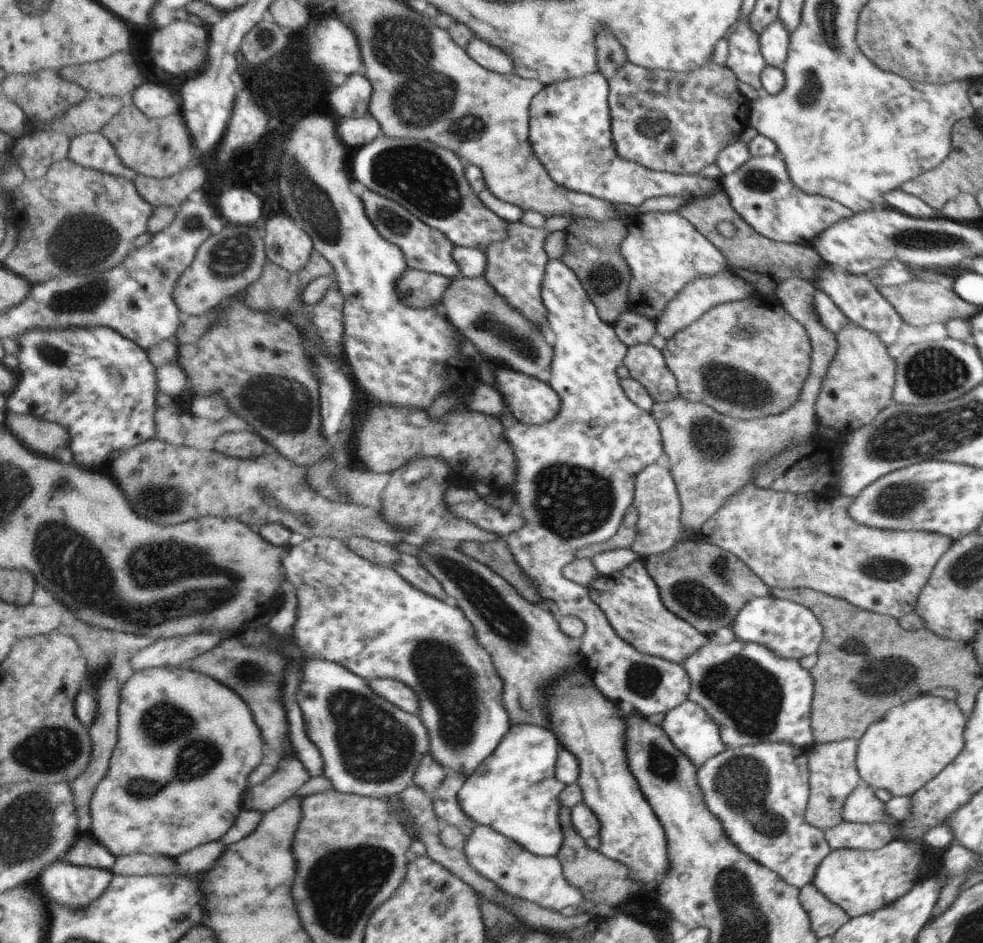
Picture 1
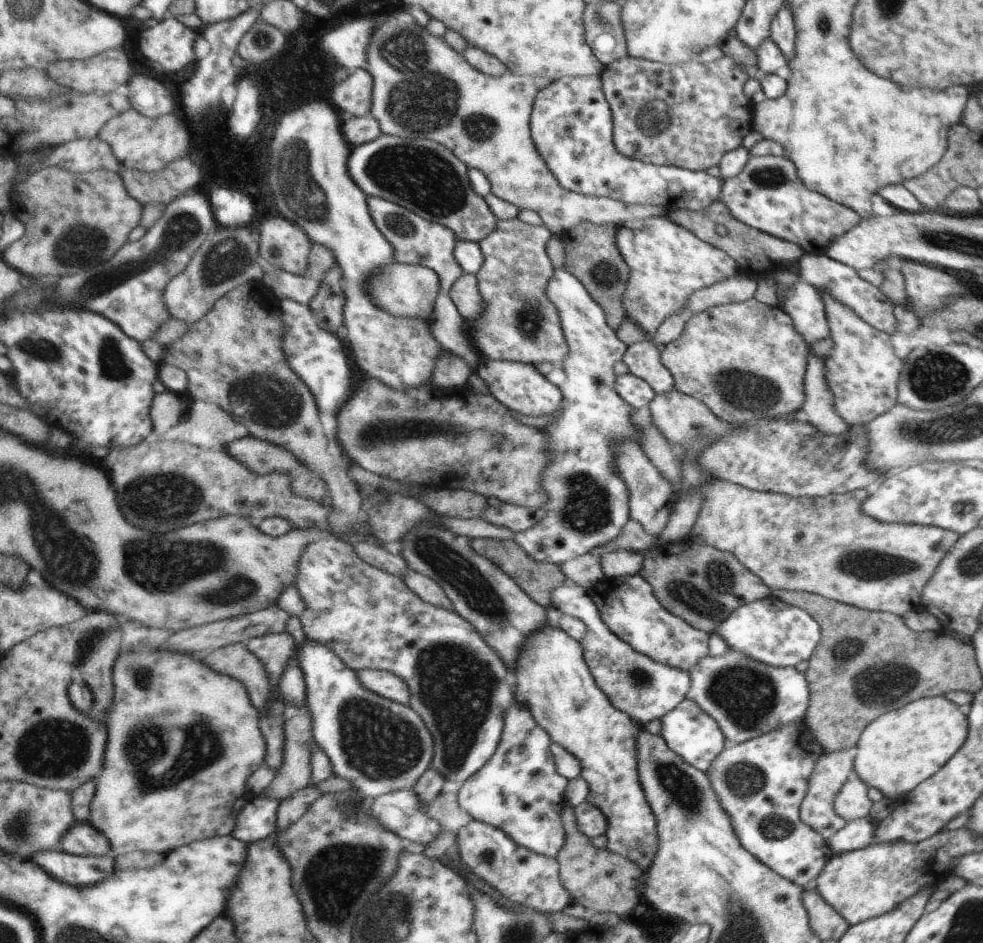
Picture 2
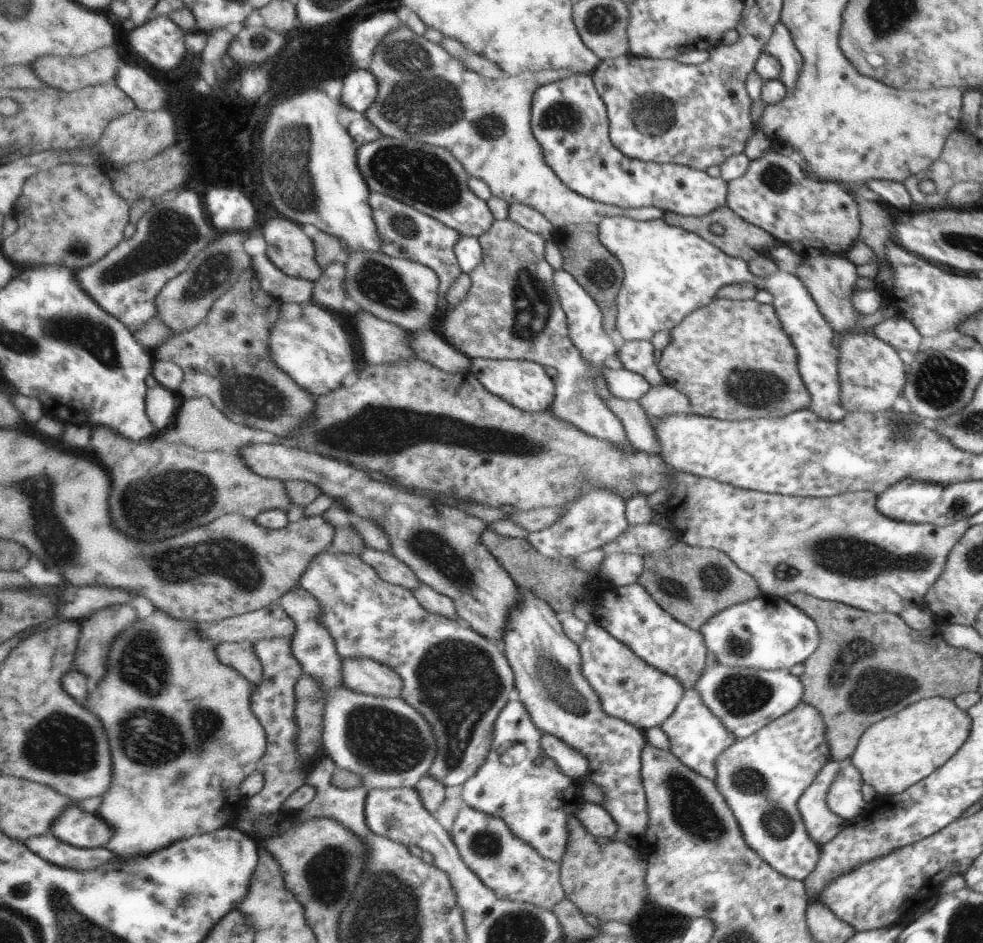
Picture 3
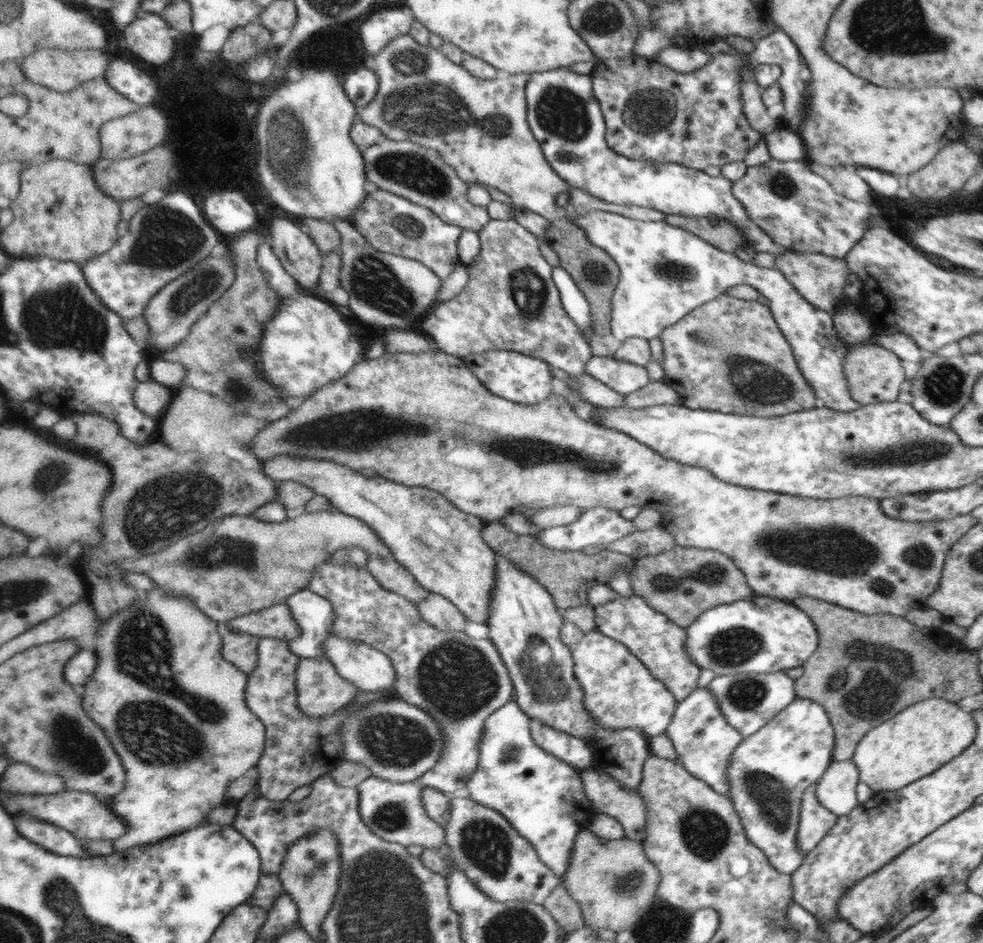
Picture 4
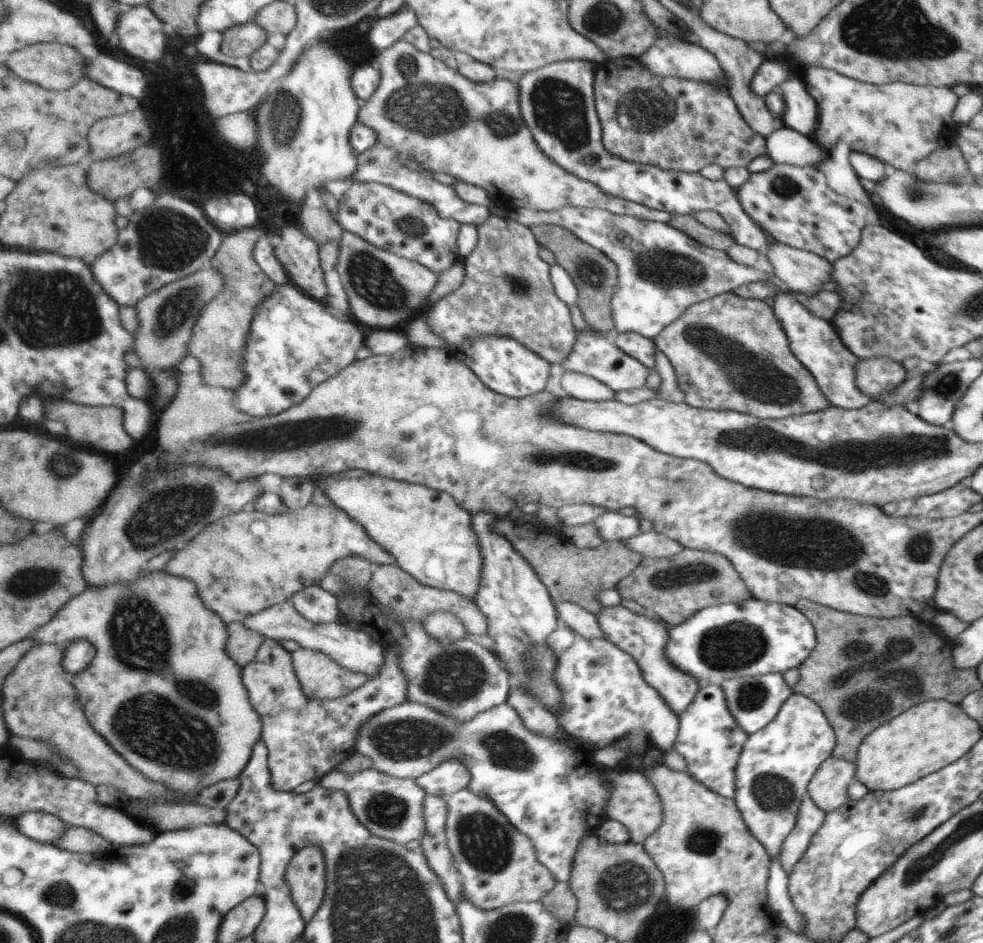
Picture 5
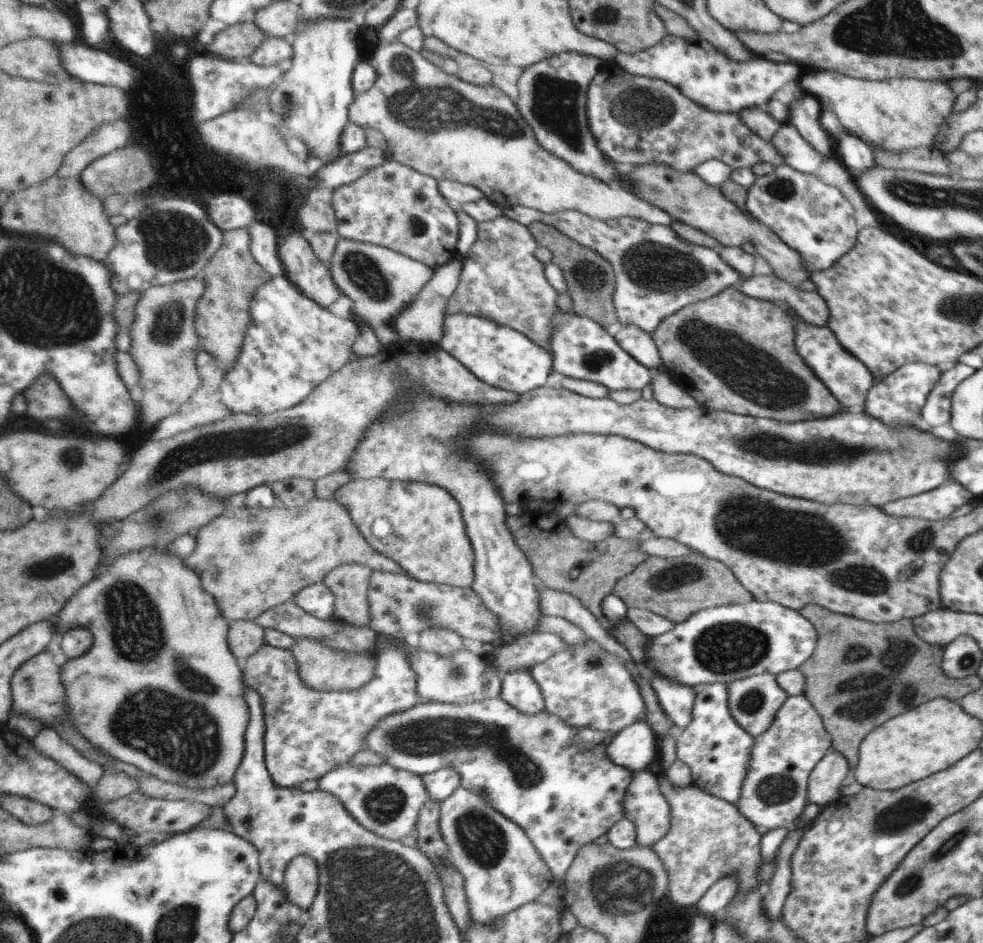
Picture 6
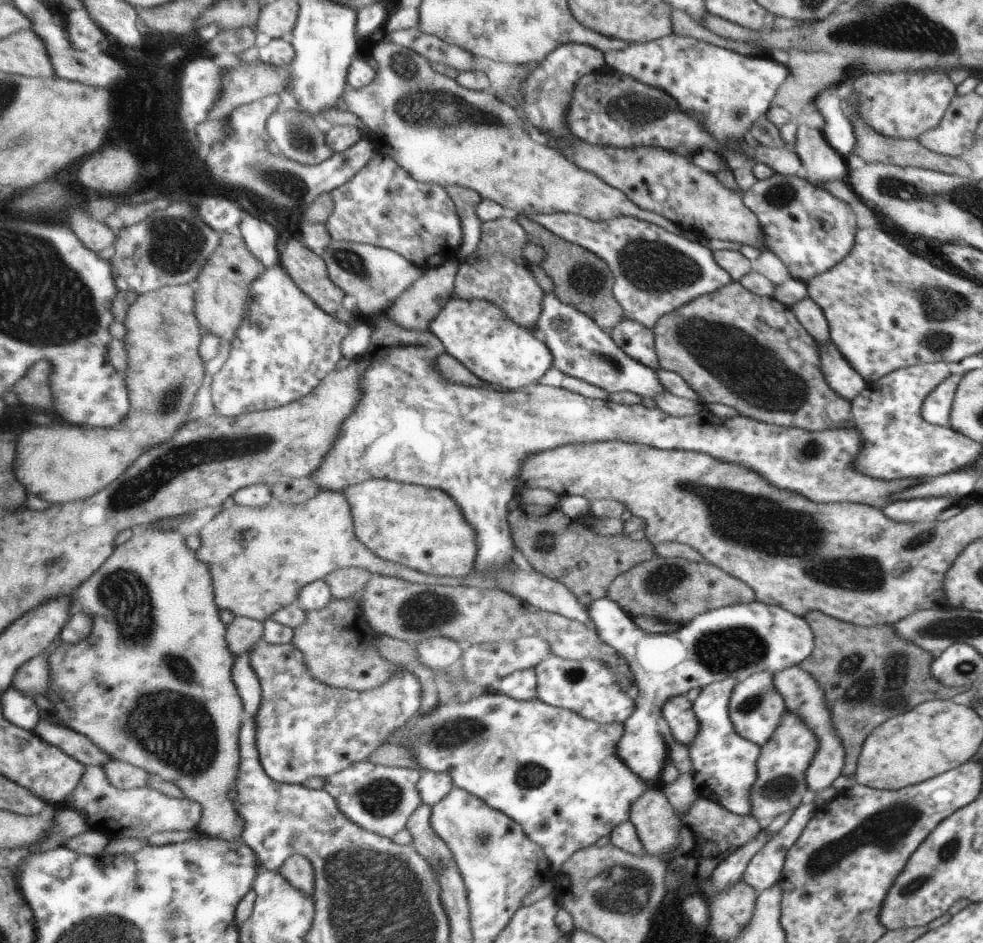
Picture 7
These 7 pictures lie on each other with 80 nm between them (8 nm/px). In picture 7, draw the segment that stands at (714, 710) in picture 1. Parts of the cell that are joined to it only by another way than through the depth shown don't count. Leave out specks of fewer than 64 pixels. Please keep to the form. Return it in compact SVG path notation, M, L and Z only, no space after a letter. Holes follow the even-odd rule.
M760 672L736 682L728 700L728 717L735 734L762 747L774 735L778 724L782 722L786 705L782 696L773 686L773 674Z

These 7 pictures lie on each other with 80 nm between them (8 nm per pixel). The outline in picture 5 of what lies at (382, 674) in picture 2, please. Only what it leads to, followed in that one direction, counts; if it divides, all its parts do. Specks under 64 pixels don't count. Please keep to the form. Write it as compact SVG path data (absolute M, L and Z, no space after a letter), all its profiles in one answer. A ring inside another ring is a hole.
M290 601L250 616L244 620L244 623L246 627L263 633L268 639L294 640L302 647L327 653L345 668L355 672L367 673L370 678L378 675L382 671L382 666L386 663L383 646L367 631L353 628L347 622L341 620L323 624L311 622Z

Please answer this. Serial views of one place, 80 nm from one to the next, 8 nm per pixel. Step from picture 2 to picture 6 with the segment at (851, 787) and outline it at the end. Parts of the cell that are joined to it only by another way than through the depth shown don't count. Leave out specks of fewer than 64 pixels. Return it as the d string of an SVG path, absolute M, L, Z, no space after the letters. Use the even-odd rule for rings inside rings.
M834 749L827 751L810 772L806 783L807 801L823 808L837 800L837 788L847 774L850 770L845 757Z

